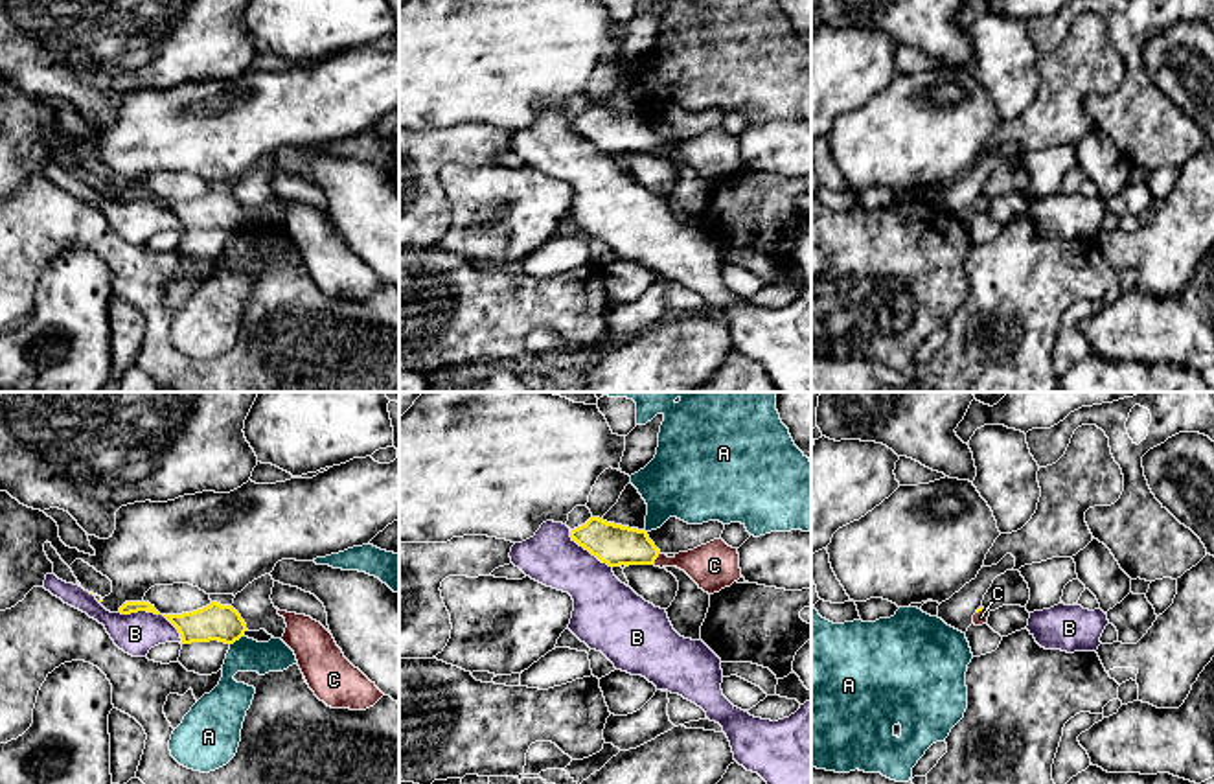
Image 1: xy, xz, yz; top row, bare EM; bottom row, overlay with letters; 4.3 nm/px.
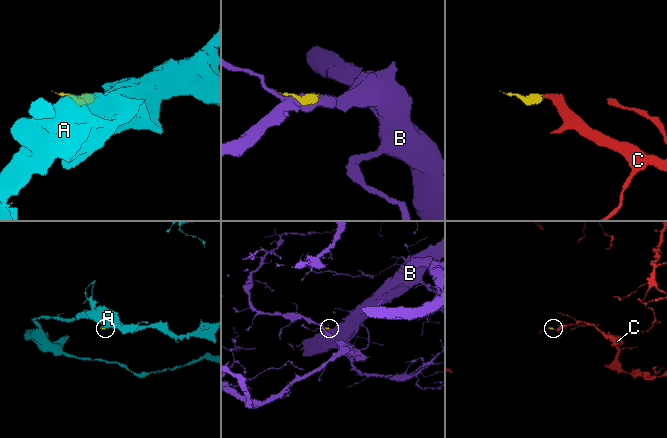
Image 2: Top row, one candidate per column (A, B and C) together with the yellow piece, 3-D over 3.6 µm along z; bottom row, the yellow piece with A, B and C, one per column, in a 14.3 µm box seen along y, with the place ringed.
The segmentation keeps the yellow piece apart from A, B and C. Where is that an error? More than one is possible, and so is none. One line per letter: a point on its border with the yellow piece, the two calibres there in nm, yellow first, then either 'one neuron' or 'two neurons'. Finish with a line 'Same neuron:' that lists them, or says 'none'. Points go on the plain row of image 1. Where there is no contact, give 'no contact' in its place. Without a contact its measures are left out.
A: meets yellow in xy at (236, 227); 160 nm thick on the yellow side, 140 nm on the other; two neurons
B: meets yellow in xz at (589, 138); 180 nm thick on the yellow side, 260 nm on the other; two neurons
C: meets yellow in xz at (657, 144); 180 nm thick on the yellow side, 200 nm on the other; one neuron
Same neuron: C

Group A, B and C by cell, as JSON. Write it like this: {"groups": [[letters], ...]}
{"groups": [["A"], ["B"], ["C"]]}

